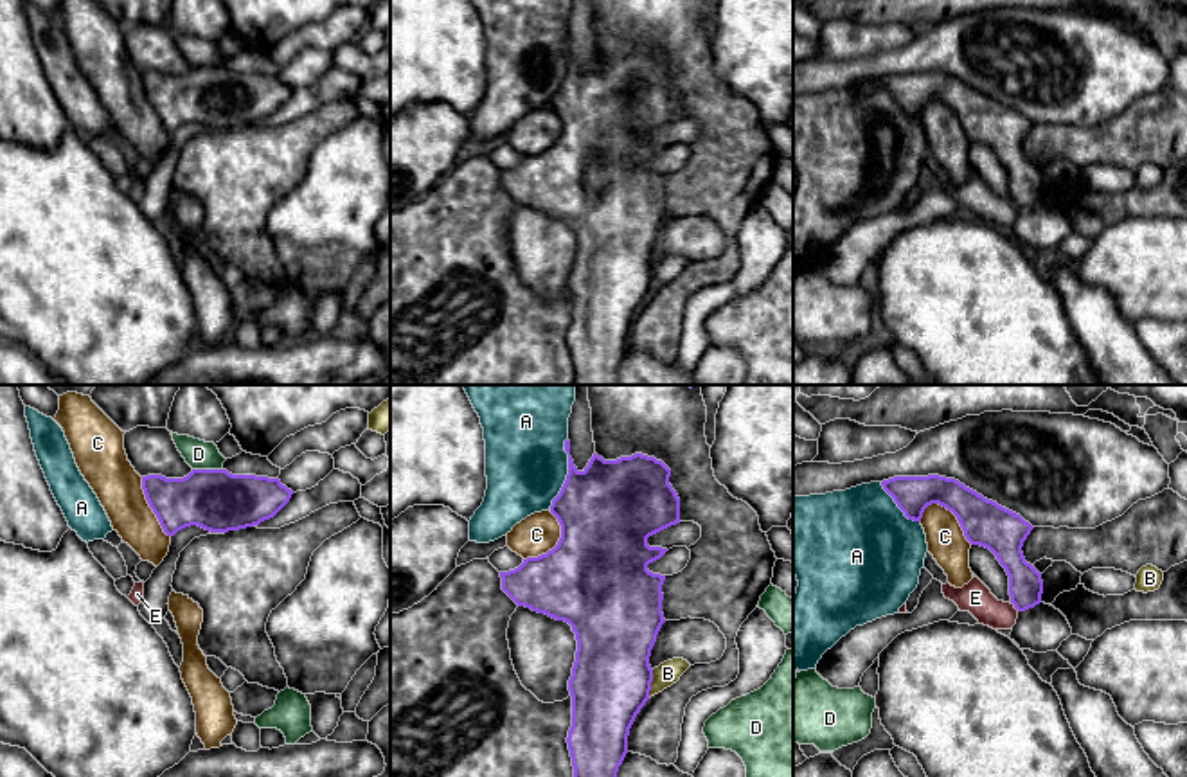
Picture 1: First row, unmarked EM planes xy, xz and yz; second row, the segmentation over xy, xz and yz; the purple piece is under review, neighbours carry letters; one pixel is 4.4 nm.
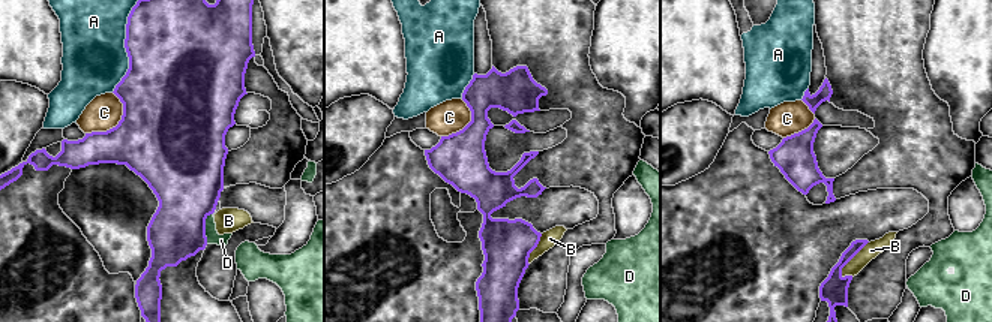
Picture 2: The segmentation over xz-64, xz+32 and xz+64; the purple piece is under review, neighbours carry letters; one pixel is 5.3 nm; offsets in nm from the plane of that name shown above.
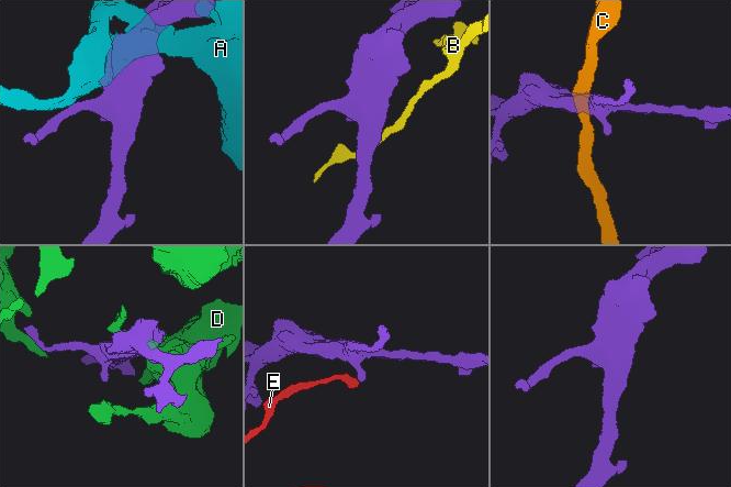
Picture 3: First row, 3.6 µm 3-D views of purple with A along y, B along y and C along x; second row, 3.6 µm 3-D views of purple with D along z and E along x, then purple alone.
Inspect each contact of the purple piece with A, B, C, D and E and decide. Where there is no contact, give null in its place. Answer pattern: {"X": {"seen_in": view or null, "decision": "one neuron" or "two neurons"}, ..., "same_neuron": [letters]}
{"A": {"seen_in": "xz", "decision": "two neurons"}, "B": {"seen_in": "xz", "decision": "two neurons"}, "C": {"seen_in": "yz", "decision": "one neuron"}, "D": {"seen_in": "xy", "decision": "two neurons"}, "E": {"seen_in": "yz", "decision": "two neurons"}, "same_neuron": ["C"]}

